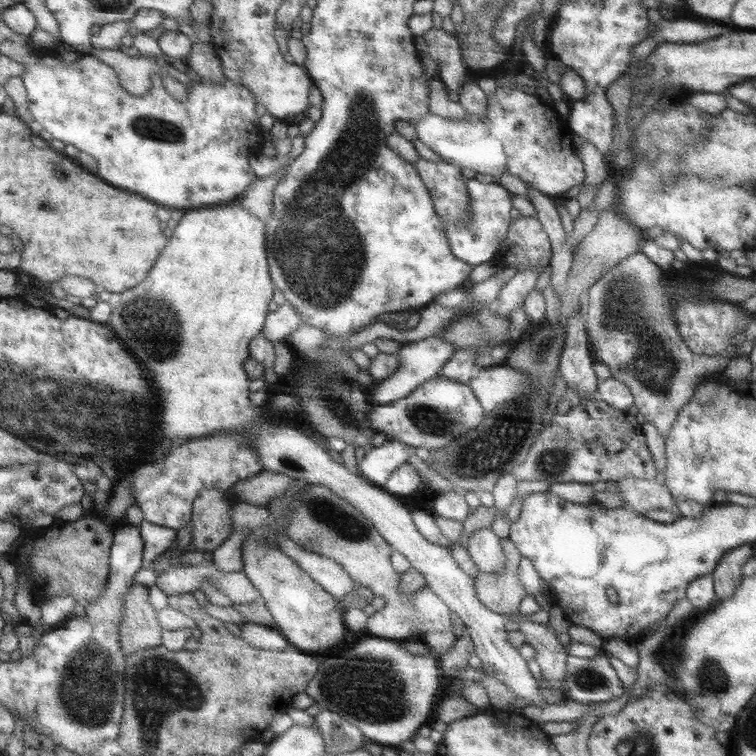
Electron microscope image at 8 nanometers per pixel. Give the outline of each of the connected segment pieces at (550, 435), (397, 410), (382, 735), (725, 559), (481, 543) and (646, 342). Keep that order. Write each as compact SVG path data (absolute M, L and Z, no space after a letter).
M597 396L590 402L575 405L563 416L559 414L554 416L550 427L544 429L531 446L524 463L512 469L510 474L516 475L519 482L548 481L550 484L553 482L590 484L598 481L611 482L611 480L620 480L628 476L652 480L656 478L658 471L656 471L654 458L647 447L642 425L638 424L635 416L630 416L626 411L612 408L603 402L600 396Z
M442 376L427 380L415 392L390 405L370 404L364 413L372 428L384 434L388 440L404 442L416 449L425 448L432 452L445 449L452 441L480 427L484 421L484 412L470 386Z
M372 636L358 641L345 652L327 655L320 673L308 685L307 694L325 708L340 713L342 718L359 728L367 740L397 748L406 740L414 740L436 706L442 671L435 652L430 650L424 655L412 654L402 646L403 641Z
M744 543L723 554L712 572L719 602L724 602L734 596L736 589L743 581L743 564L746 564L746 561L752 557L754 557L752 543Z
M491 528L476 530L469 538L467 550L480 573L502 574L507 558L501 539Z
M641 250L612 265L586 290L585 331L588 333L593 358L610 368L611 378L620 380L630 388L640 414L644 415L666 440L668 433L672 431L672 425L678 419L680 409L692 401L698 383L705 380L710 373L723 370L732 358L706 355L698 358L688 348L676 326L674 306L667 289L669 280L664 273L663 269Z

